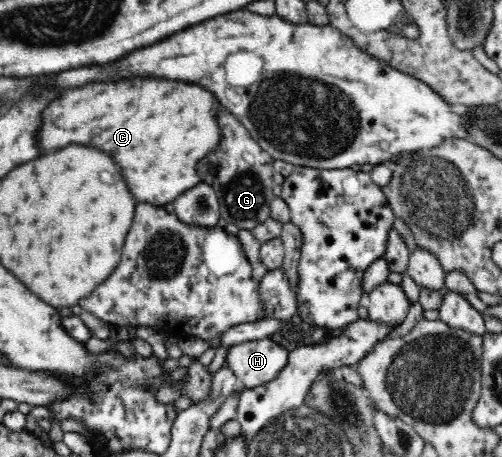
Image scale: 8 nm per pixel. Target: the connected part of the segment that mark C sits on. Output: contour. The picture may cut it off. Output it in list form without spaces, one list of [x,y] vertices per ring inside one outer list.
[[[135,77],[116,83],[91,83],[63,92],[61,98],[55,98],[49,108],[45,108],[39,126],[41,138],[37,136],[39,150],[41,154],[49,154],[69,144],[99,148],[119,164],[121,176],[139,202],[164,207],[199,182],[195,172],[197,162],[213,152],[213,148],[221,140],[215,104],[217,102],[213,100],[213,94],[195,84],[149,80],[147,77]]]

